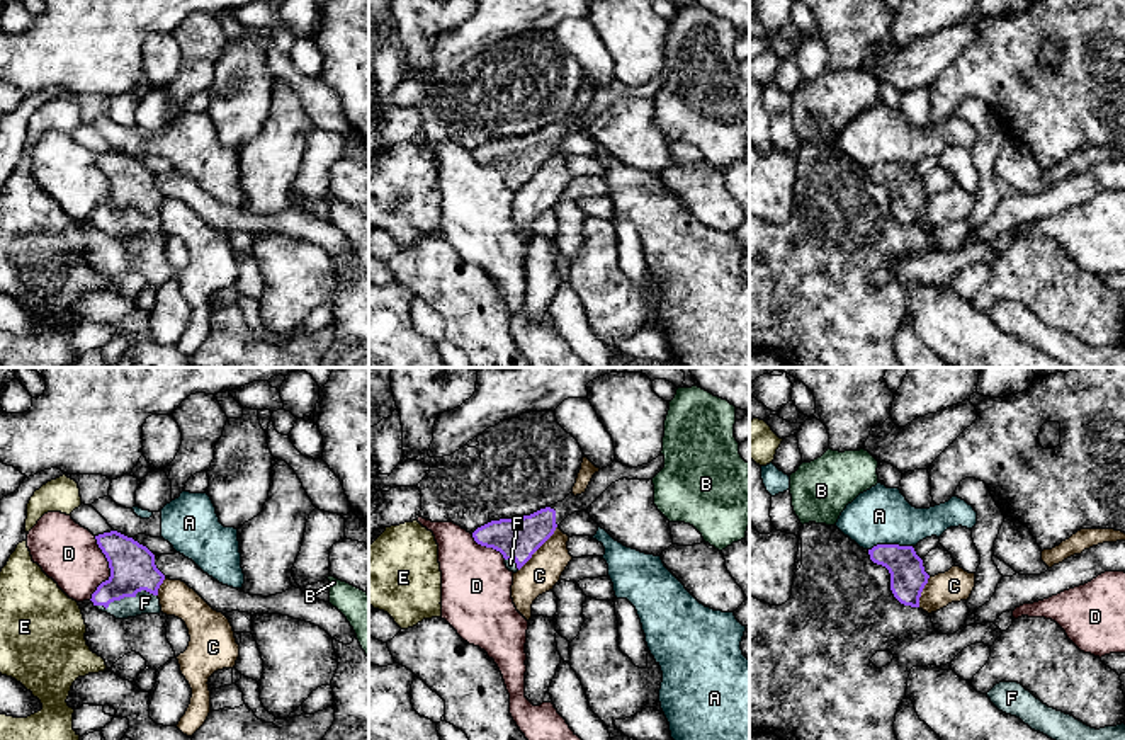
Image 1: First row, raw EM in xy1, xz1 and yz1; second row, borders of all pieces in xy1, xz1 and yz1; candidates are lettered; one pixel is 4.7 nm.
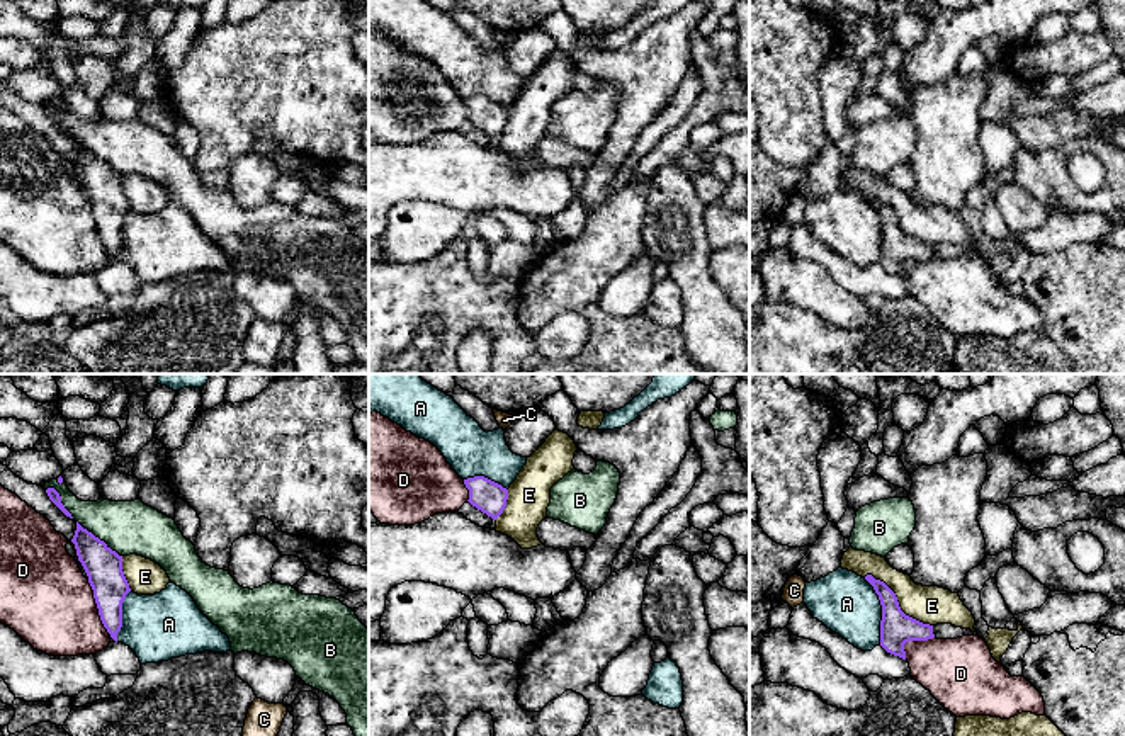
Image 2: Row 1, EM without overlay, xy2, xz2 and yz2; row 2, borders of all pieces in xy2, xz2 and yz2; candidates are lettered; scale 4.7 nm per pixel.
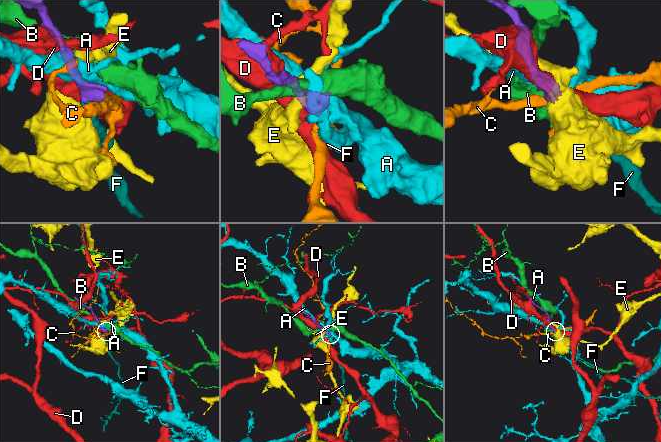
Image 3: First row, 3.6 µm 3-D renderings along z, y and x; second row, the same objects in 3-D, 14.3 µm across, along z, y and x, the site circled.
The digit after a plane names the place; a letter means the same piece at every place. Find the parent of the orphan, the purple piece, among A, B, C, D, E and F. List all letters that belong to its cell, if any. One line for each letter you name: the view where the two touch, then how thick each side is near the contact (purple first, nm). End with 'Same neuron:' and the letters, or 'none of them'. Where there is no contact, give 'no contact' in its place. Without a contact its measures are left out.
F: meets purple in xy1; 220 nm thick on the purple side, 110 nm on the other
Same neuron: F

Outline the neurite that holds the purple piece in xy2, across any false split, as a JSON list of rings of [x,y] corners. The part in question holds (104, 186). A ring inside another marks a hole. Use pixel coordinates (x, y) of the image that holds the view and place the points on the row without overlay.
[[[78,141],[71,161],[93,209],[100,240],[117,262],[117,252],[122,246],[122,221],[131,211],[122,190],[122,175]]]

